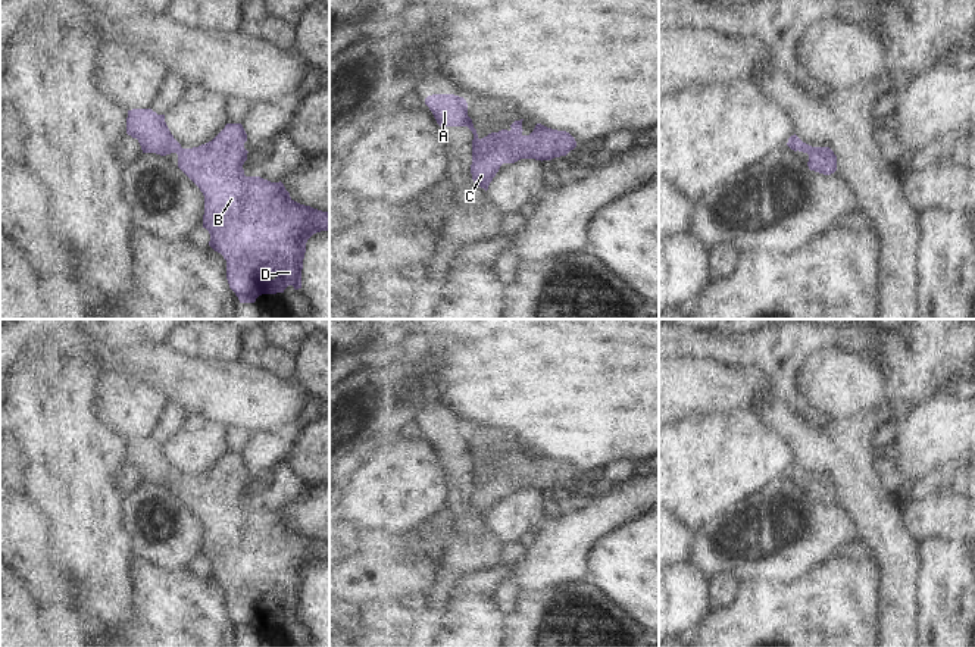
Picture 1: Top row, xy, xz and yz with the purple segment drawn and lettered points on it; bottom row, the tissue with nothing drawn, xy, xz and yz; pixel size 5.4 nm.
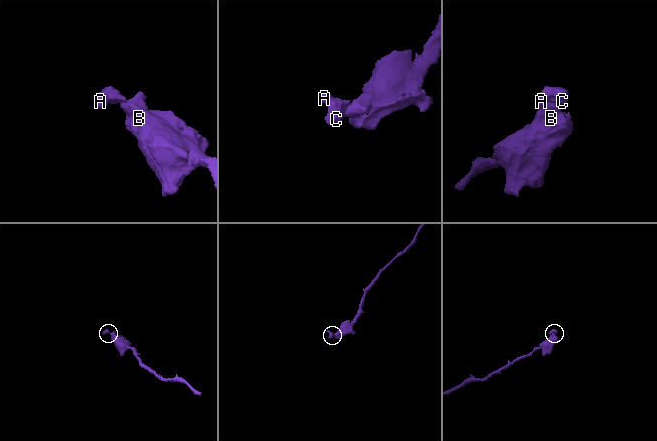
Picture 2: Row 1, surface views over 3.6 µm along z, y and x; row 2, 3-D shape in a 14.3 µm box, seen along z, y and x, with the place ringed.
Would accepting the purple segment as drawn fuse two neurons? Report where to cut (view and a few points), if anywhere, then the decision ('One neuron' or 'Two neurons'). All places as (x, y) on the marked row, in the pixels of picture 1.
No split. One neuron

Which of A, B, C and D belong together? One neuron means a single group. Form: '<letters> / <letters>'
A B C D

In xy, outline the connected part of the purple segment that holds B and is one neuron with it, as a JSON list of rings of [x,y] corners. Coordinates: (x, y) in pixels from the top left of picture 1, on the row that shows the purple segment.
[[[132,109],[128,110],[126,134],[138,140],[143,153],[178,154],[178,168],[204,196],[203,228],[210,234],[209,246],[226,260],[226,279],[240,303],[254,303],[262,294],[284,293],[288,285],[301,288],[306,243],[316,232],[329,232],[329,213],[294,201],[281,181],[244,175],[249,151],[241,124],[226,124],[212,141],[182,149],[171,134],[165,115]]]

